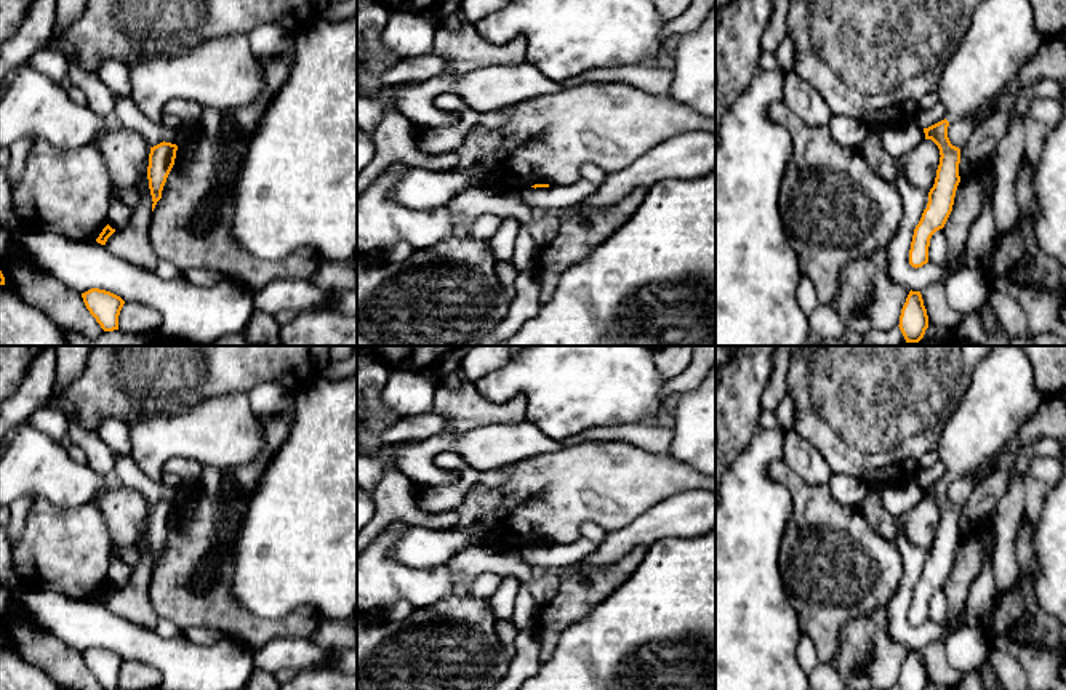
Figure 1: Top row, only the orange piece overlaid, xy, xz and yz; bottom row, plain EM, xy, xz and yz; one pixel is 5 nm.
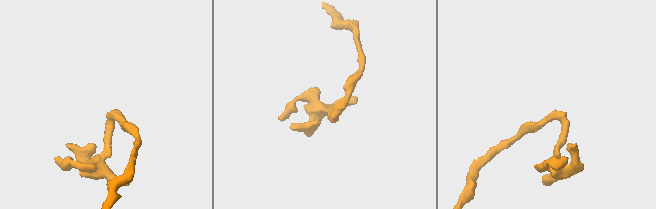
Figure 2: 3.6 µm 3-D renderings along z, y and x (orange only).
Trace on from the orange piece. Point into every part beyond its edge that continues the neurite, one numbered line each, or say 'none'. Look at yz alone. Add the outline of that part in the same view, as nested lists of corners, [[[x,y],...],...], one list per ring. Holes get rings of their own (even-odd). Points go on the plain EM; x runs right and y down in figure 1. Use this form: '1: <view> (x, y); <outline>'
1: yz (1001, 397); [[[991,346],[988,355],[983,357],[983,359],[980,360],[980,363],[975,367],[973,375],[972,375],[972,379],[970,379],[970,384],[968,384],[968,389],[967,389],[967,392],[964,394],[964,397],[959,400],[956,411],[954,411],[954,413],[949,416],[949,419],[943,424],[943,431],[941,431],[941,435],[940,435],[940,439],[938,439],[936,451],[938,451],[938,455],[940,455],[940,461],[946,466],[946,479],[948,479],[948,480],[959,480],[959,479],[968,479],[968,480],[972,480],[968,475],[970,475],[972,472],[975,472],[978,467],[984,466],[991,458],[994,458],[994,456],[997,455],[997,451],[999,451],[1002,447],[1005,447],[1005,445],[1016,435],[1016,432],[1020,431],[1020,427],[1039,410],[1039,407],[1042,405],[1042,402],[1044,402],[1044,397],[1042,397],[1042,395],[1039,394],[1039,391],[1036,389],[1032,365],[1031,365],[1029,359],[1026,357],[1026,354],[1024,354],[1023,351],[1020,351],[1016,346]],[[972,480],[972,482],[973,482],[975,485],[978,483],[978,482],[975,482],[975,480]]]

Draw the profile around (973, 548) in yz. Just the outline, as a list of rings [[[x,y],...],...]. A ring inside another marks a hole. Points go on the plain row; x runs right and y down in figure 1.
[[[984,515],[960,538],[952,570],[943,586],[949,612],[964,613],[970,586],[981,573],[988,554],[992,552],[994,536],[992,519],[991,515]]]

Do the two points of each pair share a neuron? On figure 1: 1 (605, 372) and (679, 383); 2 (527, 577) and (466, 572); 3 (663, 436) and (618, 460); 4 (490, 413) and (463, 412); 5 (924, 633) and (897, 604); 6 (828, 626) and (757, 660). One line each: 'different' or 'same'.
1: different
2: same
3: different
4: same
5: same
6: different

